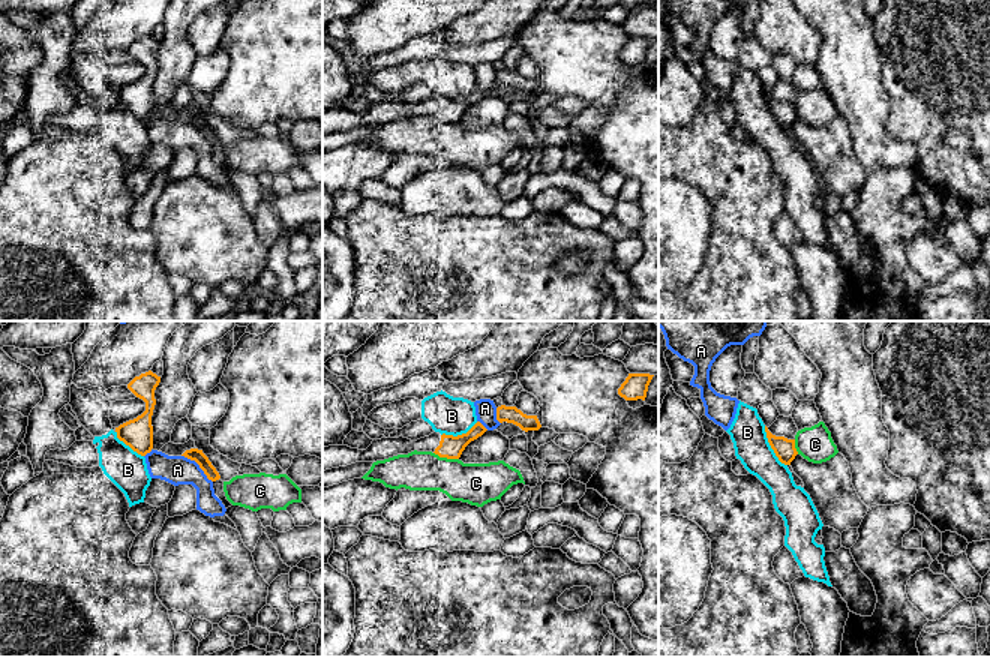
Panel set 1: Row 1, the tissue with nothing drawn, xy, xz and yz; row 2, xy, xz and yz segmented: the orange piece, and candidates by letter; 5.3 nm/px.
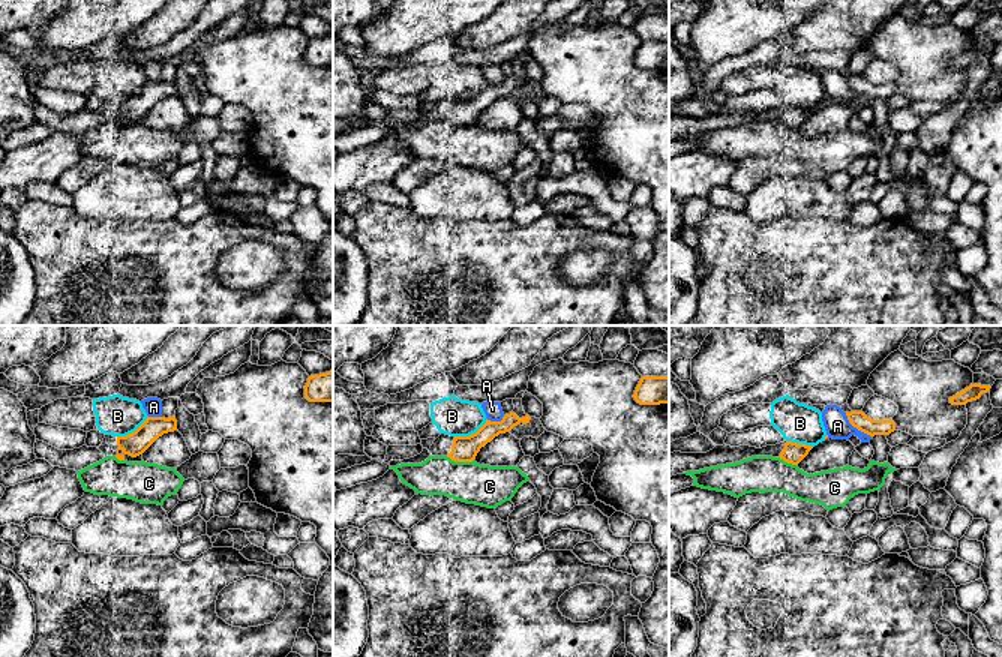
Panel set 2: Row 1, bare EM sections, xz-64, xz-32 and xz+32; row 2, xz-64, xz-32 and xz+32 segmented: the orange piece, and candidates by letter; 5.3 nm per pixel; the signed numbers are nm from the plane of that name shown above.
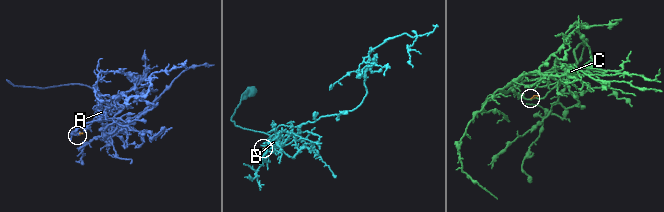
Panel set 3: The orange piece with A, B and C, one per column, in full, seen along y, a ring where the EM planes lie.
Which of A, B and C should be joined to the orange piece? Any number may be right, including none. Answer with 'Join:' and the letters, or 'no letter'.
Join: no letter

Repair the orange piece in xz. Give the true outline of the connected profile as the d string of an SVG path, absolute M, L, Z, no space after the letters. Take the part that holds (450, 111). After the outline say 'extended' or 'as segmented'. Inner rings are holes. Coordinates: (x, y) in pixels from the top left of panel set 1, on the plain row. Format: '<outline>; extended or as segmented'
M477 86L466 98L453 100L434 96L429 100L411 105L408 102L381 102L374 104L366 114L351 112L348 110L322 111L322 135L346 130L356 126L376 126L398 118L417 116L432 116L440 122L459 123L465 111L482 100L488 93Z; extended

